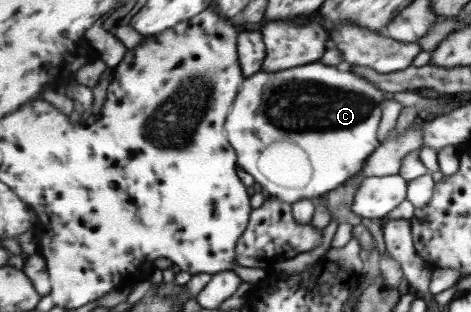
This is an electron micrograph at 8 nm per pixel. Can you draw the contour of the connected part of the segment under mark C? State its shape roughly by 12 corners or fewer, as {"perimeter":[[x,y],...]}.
{"perimeter":[[314,63],[247,77],[239,167],[294,205],[379,148],[382,88]]}

